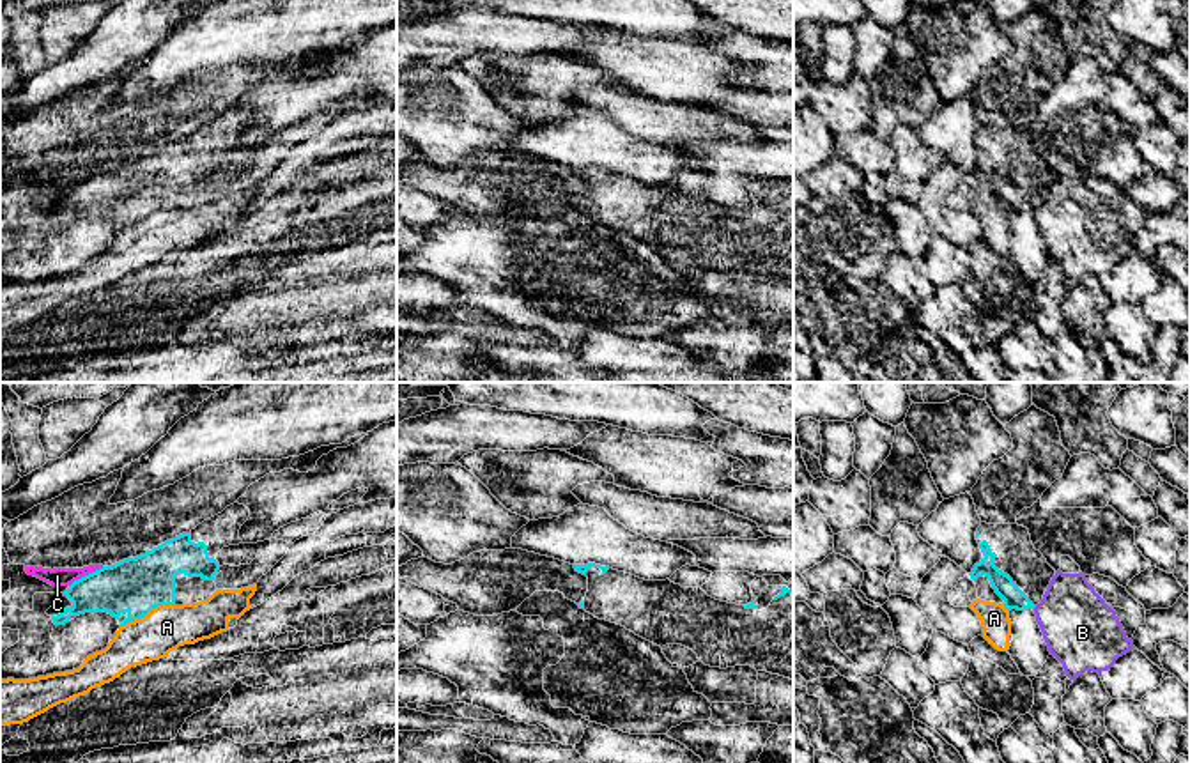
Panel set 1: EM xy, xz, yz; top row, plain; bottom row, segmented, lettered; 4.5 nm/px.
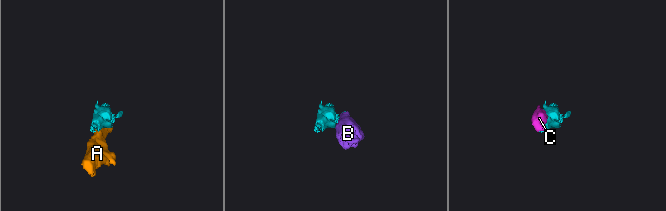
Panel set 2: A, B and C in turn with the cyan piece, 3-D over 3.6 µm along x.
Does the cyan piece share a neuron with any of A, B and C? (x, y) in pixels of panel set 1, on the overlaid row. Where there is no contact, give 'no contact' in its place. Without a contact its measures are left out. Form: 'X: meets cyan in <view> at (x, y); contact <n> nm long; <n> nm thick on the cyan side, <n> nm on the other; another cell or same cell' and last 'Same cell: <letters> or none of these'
A: meets cyan in xy at (147, 613); contact 260 nm long; 260 nm thick on the cyan side, 200 nm on the other; another cell
B: meets cyan in yz at (1035, 606); contact 30 nm long; 100 nm thick on the cyan side, 340 nm on the other; another cell
C: meets cyan in xy at (89, 574); contact 170 nm long; 260 nm thick on the cyan side, 80 nm on the other; another cell
Same cell: none of these

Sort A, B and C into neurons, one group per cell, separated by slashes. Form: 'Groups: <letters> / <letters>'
Groups: A / B / C

